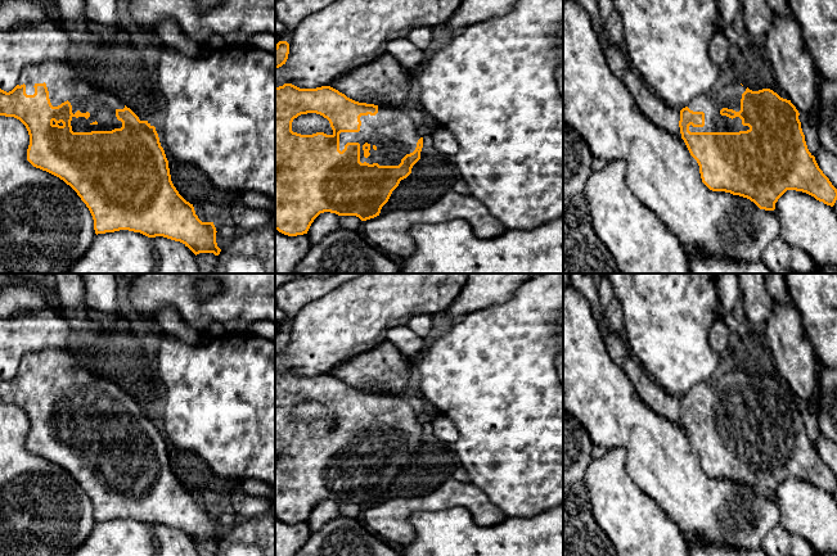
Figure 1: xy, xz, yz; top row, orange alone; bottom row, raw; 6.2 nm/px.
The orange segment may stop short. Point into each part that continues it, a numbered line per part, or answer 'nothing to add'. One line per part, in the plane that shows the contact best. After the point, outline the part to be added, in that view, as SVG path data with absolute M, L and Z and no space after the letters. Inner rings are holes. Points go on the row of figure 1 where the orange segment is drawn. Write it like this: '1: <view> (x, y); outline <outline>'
1: xz (395, 135); outline M378 105L375 116L361 116L359 132L341 132L339 150L347 143L360 144L360 162L379 166L399 166L401 159L415 150L422 137L417 126L402 110Z

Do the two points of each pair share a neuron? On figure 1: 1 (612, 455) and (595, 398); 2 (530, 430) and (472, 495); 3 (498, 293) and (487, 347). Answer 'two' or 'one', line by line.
1: two
2: two
3: two

